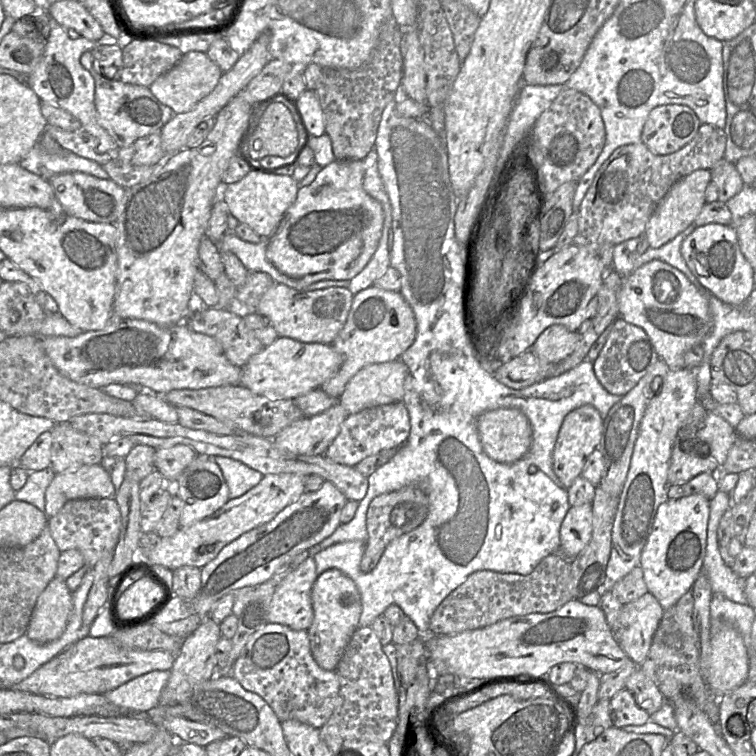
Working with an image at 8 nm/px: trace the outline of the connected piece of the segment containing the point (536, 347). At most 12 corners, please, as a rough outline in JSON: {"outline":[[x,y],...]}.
{"outline":[[561,324],[539,335],[530,350],[558,364],[573,352],[581,336]]}

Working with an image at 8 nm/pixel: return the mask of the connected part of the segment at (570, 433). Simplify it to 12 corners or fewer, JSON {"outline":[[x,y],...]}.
{"outline":[[591,405],[565,416],[552,455],[565,489],[598,447],[603,422]]}

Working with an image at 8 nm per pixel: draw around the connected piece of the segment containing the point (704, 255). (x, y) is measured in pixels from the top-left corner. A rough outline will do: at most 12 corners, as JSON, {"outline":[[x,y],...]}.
{"outline":[[709,223],[682,242],[699,282],[742,305],[755,271],[736,229]]}

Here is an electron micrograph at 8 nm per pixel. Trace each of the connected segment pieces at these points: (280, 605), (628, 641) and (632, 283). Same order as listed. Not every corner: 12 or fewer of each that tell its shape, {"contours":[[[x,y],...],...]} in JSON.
{"contours":[[[313,556],[275,590],[268,623],[308,630]],[[649,592],[622,605],[614,636],[638,666],[664,610]],[[652,260],[623,278],[619,316],[669,371],[712,329],[706,296]]]}

